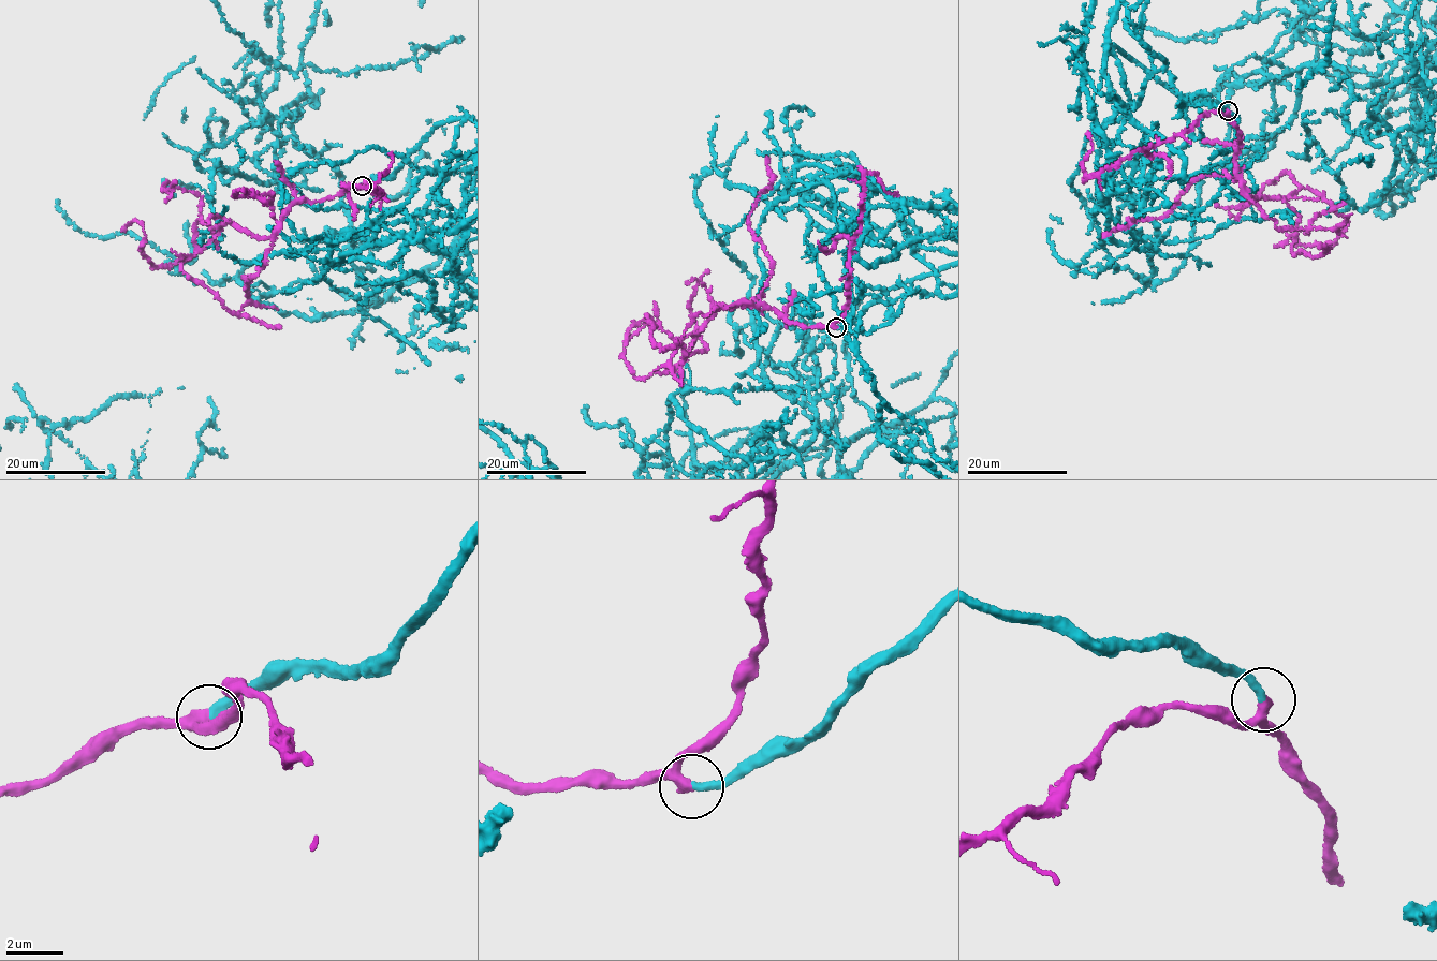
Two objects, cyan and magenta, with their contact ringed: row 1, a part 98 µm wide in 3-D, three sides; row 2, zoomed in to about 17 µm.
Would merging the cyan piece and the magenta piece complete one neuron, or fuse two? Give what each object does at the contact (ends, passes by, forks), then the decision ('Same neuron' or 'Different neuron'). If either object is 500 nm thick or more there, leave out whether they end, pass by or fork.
At the ring cyan ends. At the ring magenta passes by. Same neuron

